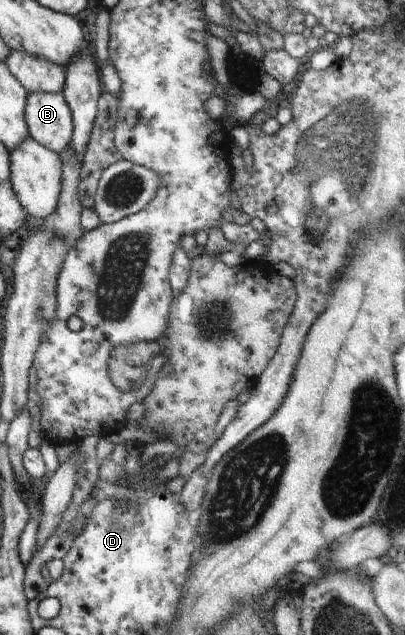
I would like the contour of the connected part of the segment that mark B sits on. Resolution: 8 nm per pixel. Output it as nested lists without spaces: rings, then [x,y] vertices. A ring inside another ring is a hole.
[[[62,92],[26,96],[25,122],[31,138],[58,155],[72,142],[72,112]]]

